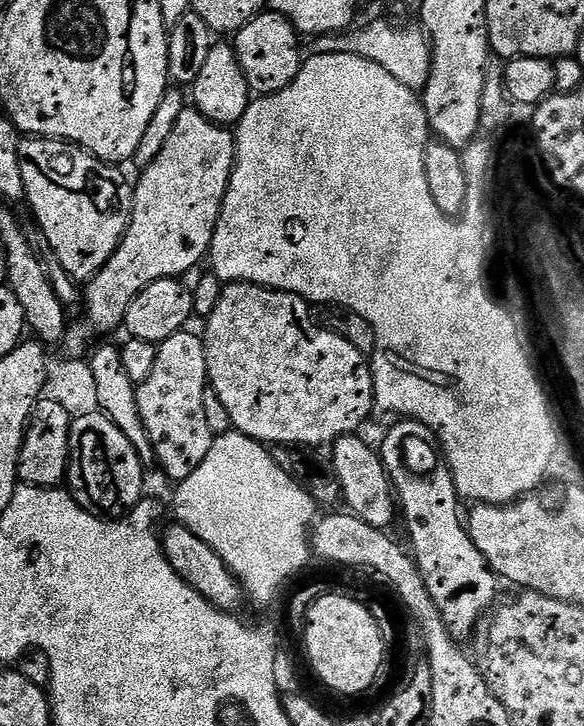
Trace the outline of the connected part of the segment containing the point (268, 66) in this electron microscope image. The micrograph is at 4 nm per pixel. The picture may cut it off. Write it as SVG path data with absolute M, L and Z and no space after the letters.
M271 10L261 12L241 32L235 33L236 57L242 66L242 74L246 74L248 87L253 93L273 96L276 92L286 90L286 86L296 81L302 63L299 39L301 40L301 37L291 20Z

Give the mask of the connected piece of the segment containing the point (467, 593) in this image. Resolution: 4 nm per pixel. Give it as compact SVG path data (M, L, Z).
M400 418L393 424L396 425L378 444L378 451L384 461L384 469L392 479L398 508L412 539L411 555L426 582L426 590L430 590L430 598L434 600L442 622L448 627L448 633L454 638L471 637L477 631L480 615L489 611L488 604L497 603L497 577L468 536L462 512L460 516L462 500L456 495L452 471L448 469L448 461L444 459L436 433L417 420Z

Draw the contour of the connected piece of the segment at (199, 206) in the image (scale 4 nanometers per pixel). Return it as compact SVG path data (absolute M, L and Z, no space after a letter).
M185 106L166 146L162 146L162 154L158 154L158 158L154 158L154 162L139 173L140 181L135 181L132 223L128 225L128 233L120 239L118 250L110 262L106 262L106 266L102 266L102 270L98 270L98 274L87 281L83 289L82 309L94 331L112 332L116 327L119 329L126 318L126 310L130 310L130 302L134 302L134 298L138 298L146 286L159 280L184 278L203 256L205 259L209 255L224 195L235 167L235 135L227 127L212 123L194 106Z

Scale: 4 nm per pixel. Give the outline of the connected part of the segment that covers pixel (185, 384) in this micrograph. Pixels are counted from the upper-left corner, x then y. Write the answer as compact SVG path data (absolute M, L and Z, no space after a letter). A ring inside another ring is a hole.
M192 330L170 334L170 338L162 341L156 349L150 378L136 385L142 426L146 426L148 440L154 446L159 471L164 471L172 482L190 478L190 474L202 466L202 458L210 454L214 437L204 409L204 397L209 386L204 337L197 333L195 336Z

